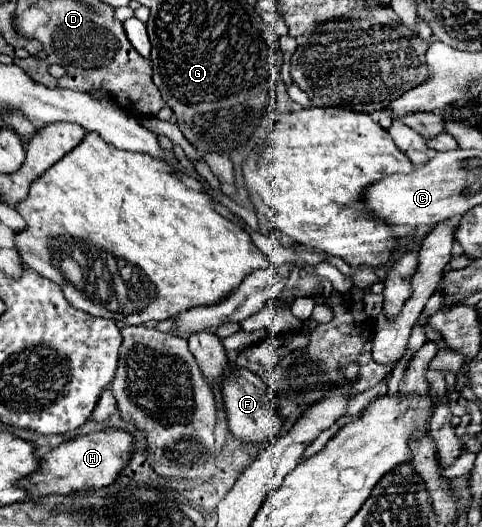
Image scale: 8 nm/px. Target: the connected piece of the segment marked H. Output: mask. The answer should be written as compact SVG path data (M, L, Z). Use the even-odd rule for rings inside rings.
M101 429L87 435L77 435L49 451L35 473L19 481L19 487L31 489L35 497L69 495L81 489L101 489L111 485L133 455L135 437L123 429Z

